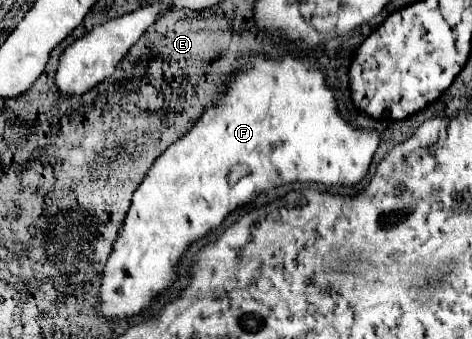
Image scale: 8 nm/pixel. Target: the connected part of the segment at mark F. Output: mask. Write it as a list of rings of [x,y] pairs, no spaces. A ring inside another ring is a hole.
[[[290,55],[280,61],[252,57],[244,65],[244,71],[232,79],[230,89],[224,93],[220,103],[206,109],[202,119],[154,161],[144,181],[134,191],[128,215],[118,231],[118,239],[102,273],[96,315],[106,321],[114,321],[136,317],[150,309],[152,303],[178,281],[178,267],[186,249],[210,231],[218,229],[232,211],[254,201],[264,191],[294,181],[322,183],[326,187],[358,185],[368,175],[378,143],[378,133],[354,129],[340,117],[334,93],[328,89],[326,77],[312,59],[294,59]],[[236,163],[250,165],[254,193],[236,193],[236,187],[228,185],[226,175]]]

